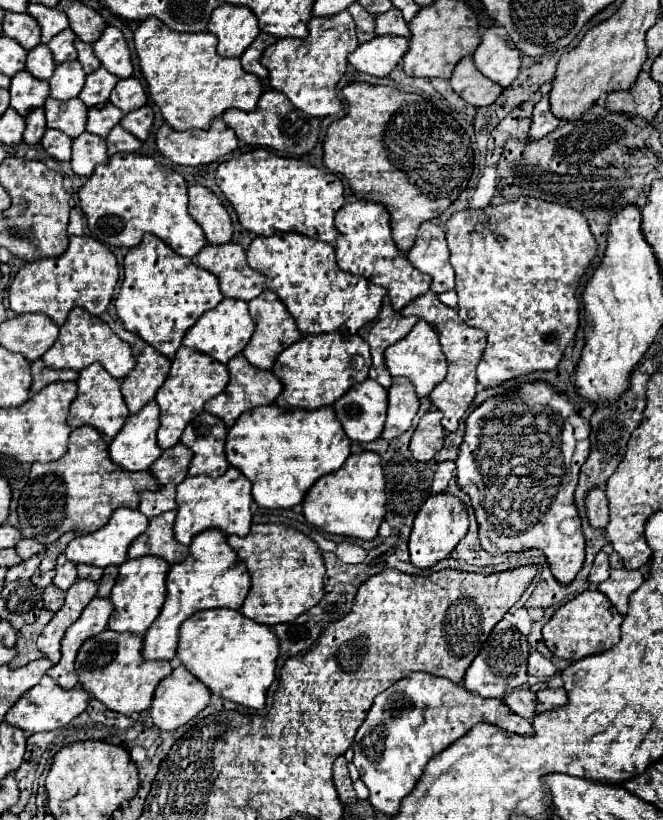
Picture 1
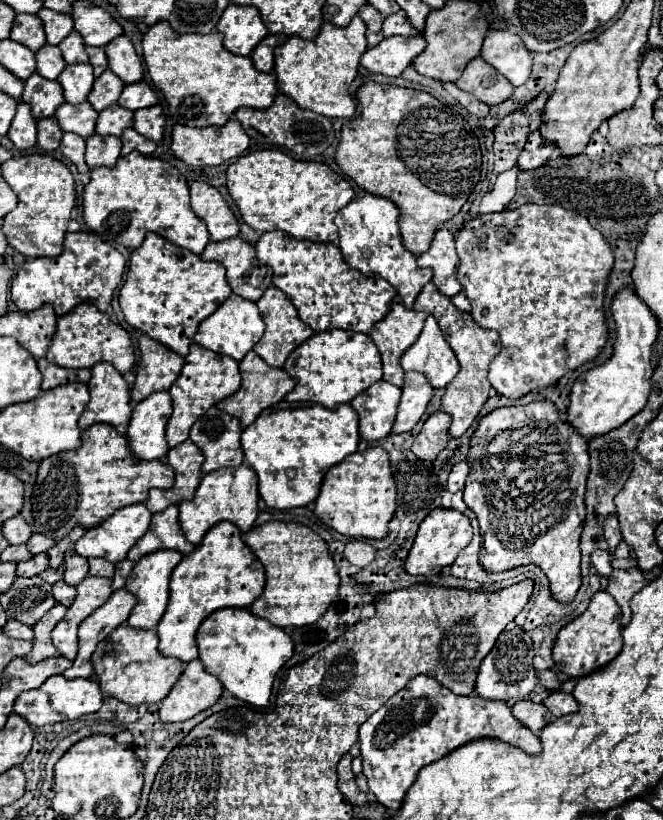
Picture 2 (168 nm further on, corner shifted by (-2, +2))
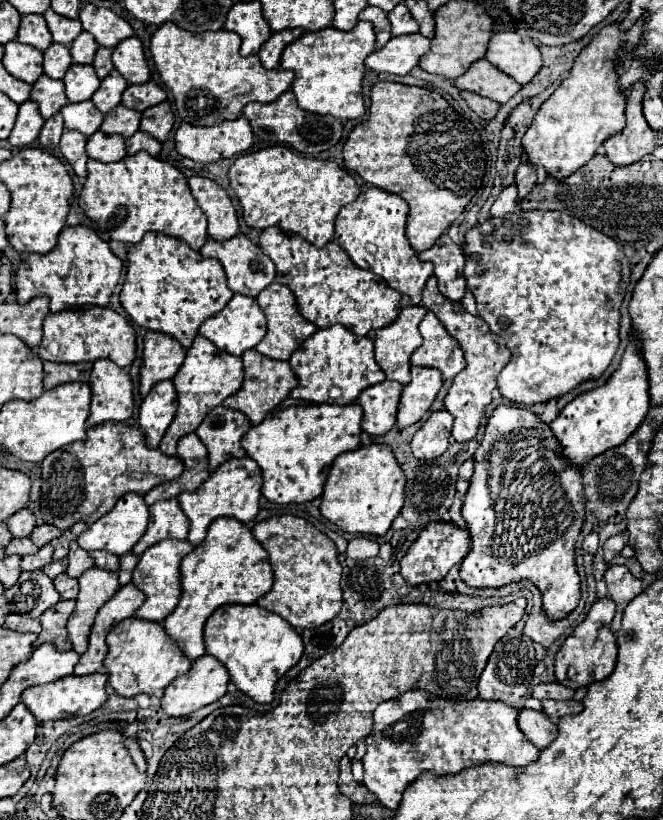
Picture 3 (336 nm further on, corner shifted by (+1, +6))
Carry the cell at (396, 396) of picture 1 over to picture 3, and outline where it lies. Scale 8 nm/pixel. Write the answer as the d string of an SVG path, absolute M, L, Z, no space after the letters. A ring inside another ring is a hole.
M412 366L410 374L412 374L412 380L410 384L404 386L402 396L400 396L400 406L398 406L398 416L396 416L398 428L416 424L426 414L438 390L442 388L442 376L434 368Z

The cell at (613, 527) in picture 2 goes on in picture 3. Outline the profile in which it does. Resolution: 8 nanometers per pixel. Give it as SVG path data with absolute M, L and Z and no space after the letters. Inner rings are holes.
M626 532L610 536L606 540L606 544L604 544L604 558L606 558L606 562L610 562L616 554L620 554L620 550L626 546L626 542L628 542L628 534Z

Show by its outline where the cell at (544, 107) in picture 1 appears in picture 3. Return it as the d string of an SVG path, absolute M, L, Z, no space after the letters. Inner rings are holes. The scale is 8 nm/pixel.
M522 160L522 164L516 170L516 186L518 186L518 198L524 198L536 184L536 168L528 164L528 160Z

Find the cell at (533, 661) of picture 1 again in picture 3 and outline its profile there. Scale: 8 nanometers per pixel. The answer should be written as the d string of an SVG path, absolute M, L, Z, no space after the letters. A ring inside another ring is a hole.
M540 682L532 688L532 696L538 700L554 698L554 700L570 700L574 696L572 688L566 688L560 682Z

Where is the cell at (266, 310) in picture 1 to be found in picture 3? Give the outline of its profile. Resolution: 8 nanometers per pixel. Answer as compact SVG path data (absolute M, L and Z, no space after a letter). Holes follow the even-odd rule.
M272 282L268 288L264 288L260 294L258 294L258 304L268 320L268 332L266 336L260 340L260 344L256 346L256 350L268 358L274 358L274 360L288 360L290 354L310 336L314 334L318 328L304 320L298 312L298 306L296 306L296 298L294 294L290 292L290 288L284 288L284 284L278 284L278 282Z

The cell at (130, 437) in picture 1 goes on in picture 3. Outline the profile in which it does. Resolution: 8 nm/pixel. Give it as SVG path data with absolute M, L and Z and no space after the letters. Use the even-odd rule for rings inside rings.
M164 380L152 388L152 392L142 400L138 412L138 424L144 432L146 446L158 448L168 424L176 414L176 388L172 382Z

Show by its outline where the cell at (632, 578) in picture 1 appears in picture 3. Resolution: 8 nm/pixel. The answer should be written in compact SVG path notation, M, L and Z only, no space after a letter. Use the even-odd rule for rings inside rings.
M608 566L604 580L608 586L608 596L616 602L616 616L612 620L612 632L618 632L620 622L622 622L622 612L628 606L628 602L642 592L642 582L632 576L628 566Z

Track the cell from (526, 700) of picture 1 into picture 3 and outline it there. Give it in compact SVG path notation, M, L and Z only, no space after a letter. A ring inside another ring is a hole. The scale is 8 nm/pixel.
M522 708L518 714L518 726L538 750L544 750L556 738L556 722L544 716L544 712Z

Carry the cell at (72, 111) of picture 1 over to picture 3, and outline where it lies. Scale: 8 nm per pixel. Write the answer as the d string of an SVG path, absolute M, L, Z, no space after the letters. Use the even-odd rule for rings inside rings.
M90 100L86 102L76 102L76 104L66 104L62 110L64 116L64 126L68 130L78 130L82 132L86 138L92 136L100 124L102 124L102 112L94 108L94 104Z

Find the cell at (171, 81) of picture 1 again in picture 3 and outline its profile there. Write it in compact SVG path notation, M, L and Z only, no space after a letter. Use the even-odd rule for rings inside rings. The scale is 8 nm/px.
M164 22L150 40L154 68L170 88L178 116L194 126L236 120L248 102L274 102L294 80L290 70L266 70L258 56L240 56L240 36L228 30L194 34Z

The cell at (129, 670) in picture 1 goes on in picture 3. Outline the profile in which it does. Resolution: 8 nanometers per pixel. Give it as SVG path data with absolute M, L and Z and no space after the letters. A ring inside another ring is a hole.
M126 618L122 620L108 636L106 636L106 644L108 644L108 656L104 658L104 668L108 670L108 684L114 688L116 694L132 698L136 694L154 694L156 690L164 690L174 678L186 674L190 670L190 660L180 652L180 648L174 646L174 642L168 638L168 634L164 632L162 624L158 622L148 622L148 620L140 620L140 618Z

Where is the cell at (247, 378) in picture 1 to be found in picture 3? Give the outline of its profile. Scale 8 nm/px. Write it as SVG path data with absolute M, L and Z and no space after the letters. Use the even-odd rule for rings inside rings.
M256 350L244 352L242 360L244 360L244 382L242 382L242 388L236 394L228 396L222 404L228 406L228 408L232 408L232 410L240 410L242 414L248 416L248 420L252 424L260 424L266 418L266 414L276 404L280 404L290 394L292 388L296 388L298 380L294 376L294 372L290 370L288 362L266 358L260 352L256 352Z

